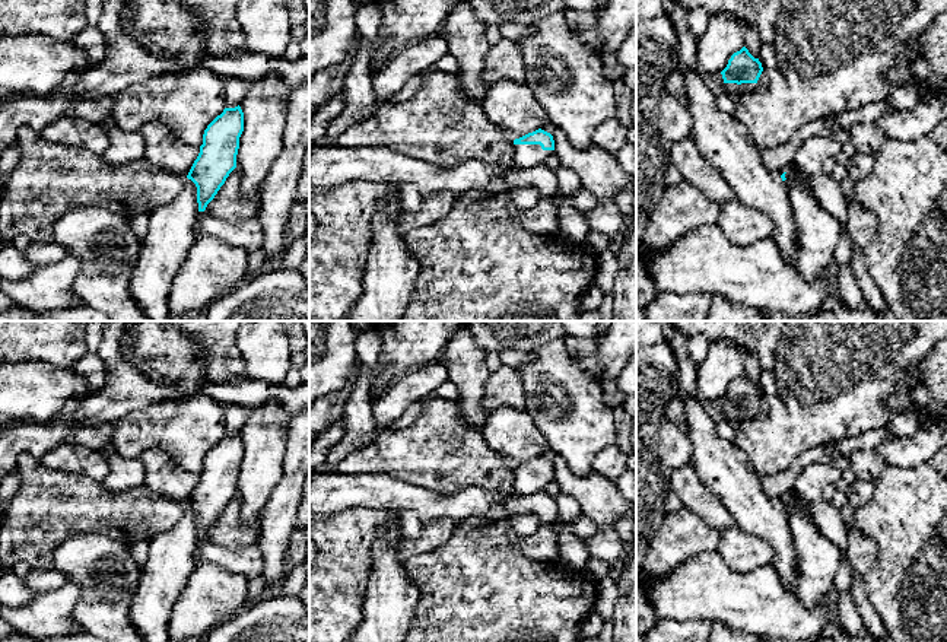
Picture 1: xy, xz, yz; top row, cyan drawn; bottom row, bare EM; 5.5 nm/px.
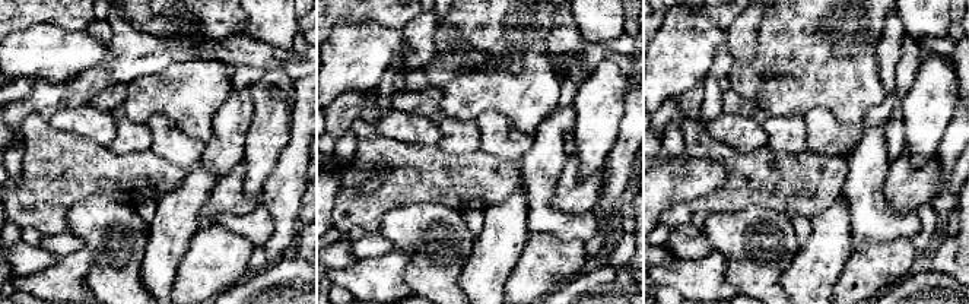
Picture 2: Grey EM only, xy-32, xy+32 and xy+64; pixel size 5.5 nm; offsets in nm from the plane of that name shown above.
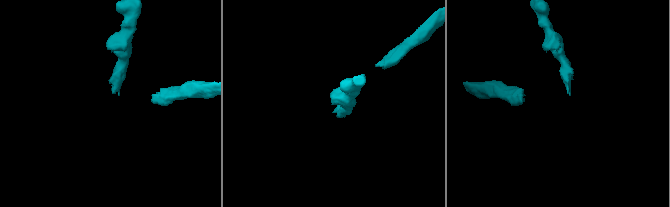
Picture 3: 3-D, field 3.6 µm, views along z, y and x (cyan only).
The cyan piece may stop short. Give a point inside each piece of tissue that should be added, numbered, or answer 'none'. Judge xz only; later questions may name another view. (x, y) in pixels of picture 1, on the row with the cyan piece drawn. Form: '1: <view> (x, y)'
1: xz (526, 156)

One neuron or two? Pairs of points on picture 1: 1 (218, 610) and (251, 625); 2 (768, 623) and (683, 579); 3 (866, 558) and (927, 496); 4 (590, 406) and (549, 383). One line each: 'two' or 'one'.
1: two
2: one
3: two
4: one

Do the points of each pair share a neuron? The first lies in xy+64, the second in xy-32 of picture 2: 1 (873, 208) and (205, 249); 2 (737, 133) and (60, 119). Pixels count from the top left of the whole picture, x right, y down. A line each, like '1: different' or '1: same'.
1: different
2: same

